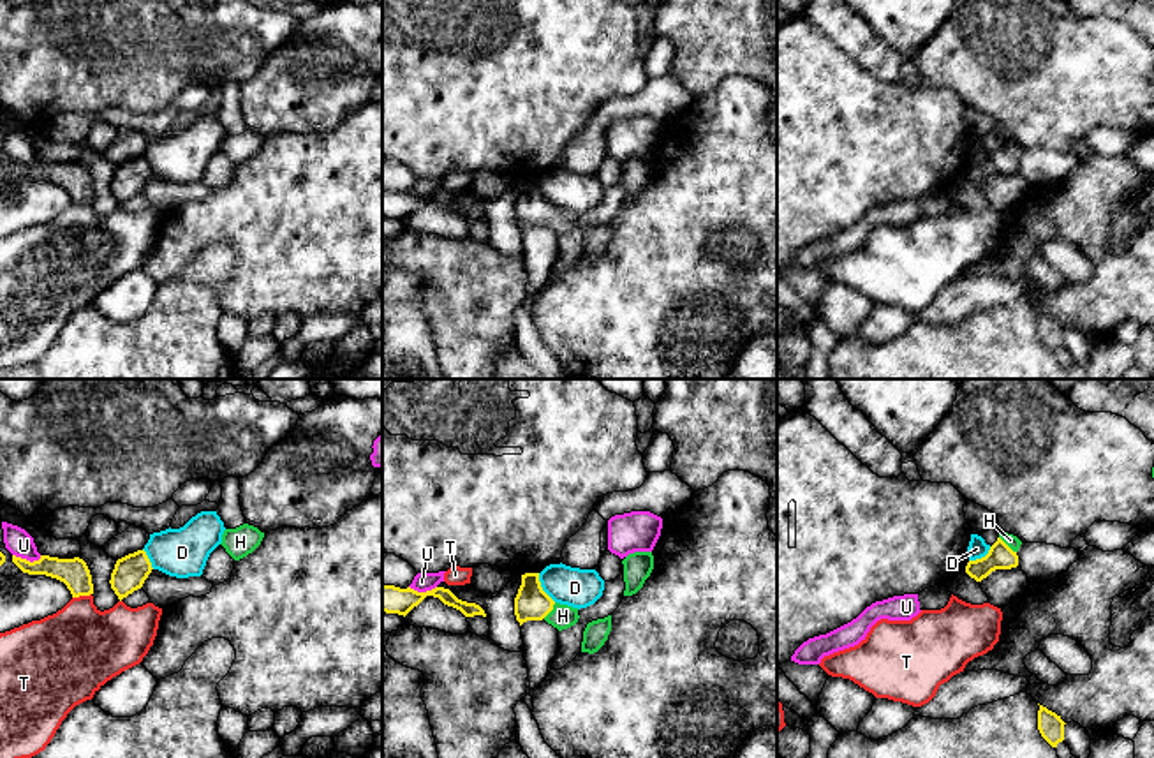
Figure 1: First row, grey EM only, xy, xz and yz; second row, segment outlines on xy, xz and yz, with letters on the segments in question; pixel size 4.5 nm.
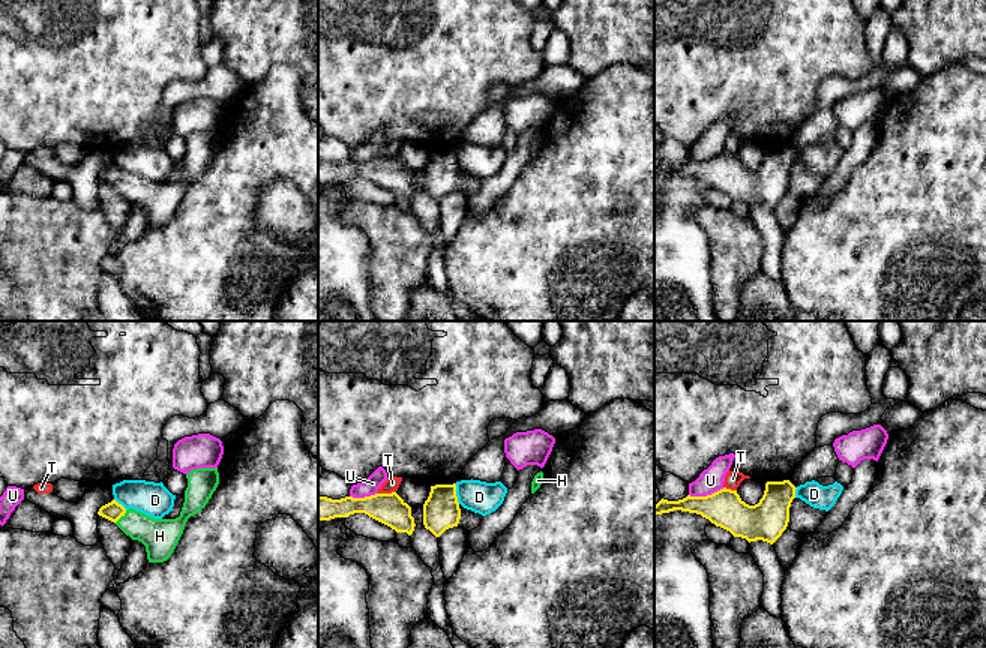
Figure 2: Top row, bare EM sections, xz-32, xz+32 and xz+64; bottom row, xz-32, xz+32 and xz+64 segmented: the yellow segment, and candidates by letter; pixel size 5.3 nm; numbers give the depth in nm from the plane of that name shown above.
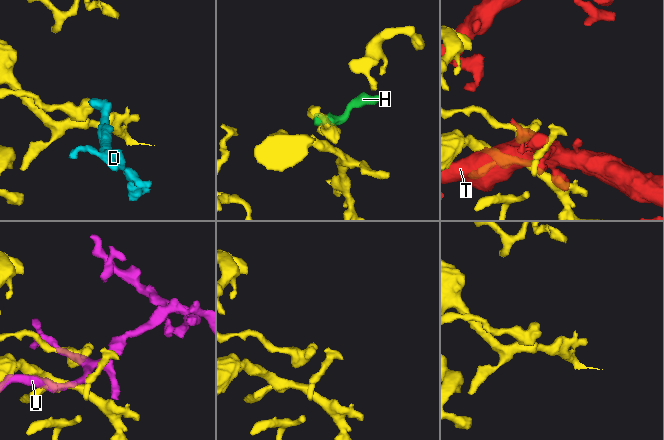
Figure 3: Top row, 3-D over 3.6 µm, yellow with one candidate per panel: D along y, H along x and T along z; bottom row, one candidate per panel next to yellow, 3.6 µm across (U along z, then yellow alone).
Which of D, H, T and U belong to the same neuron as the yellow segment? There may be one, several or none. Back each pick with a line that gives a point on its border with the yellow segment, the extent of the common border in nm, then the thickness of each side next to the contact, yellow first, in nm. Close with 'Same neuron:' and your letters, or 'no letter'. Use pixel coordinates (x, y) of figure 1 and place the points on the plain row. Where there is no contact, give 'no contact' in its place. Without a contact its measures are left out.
H: contact yz (1006, 150); length 110 nm; calibres 120 and 60 nm
Same neuron: H

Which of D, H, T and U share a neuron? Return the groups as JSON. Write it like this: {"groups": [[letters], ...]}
{"groups": [["D"], ["H"], ["T"], ["U"]]}

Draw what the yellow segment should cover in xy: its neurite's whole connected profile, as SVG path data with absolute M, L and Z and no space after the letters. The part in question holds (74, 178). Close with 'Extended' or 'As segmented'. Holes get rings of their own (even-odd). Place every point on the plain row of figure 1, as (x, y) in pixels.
M12 160L12 167L28 180L46 180L56 183L67 190L72 203L93 199L92 180L86 167L79 162L58 164L49 160L41 160L39 166L26 166Z. As segmented

